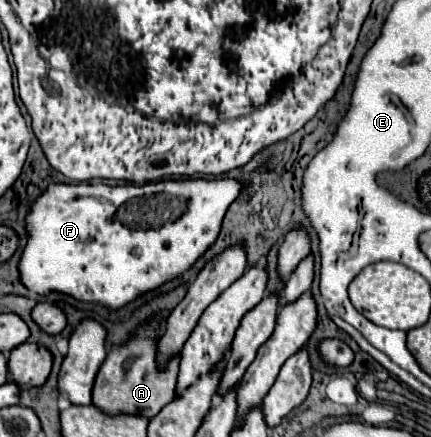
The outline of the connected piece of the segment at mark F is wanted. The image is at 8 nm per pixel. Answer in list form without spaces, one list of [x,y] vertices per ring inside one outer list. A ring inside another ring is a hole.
[[[162,180],[144,186],[124,184],[50,184],[36,196],[26,214],[28,242],[22,250],[18,272],[20,282],[46,296],[50,292],[72,296],[80,302],[100,304],[108,310],[118,310],[138,296],[152,292],[166,282],[180,278],[198,258],[216,242],[222,218],[228,206],[238,198],[240,184],[236,180]]]

